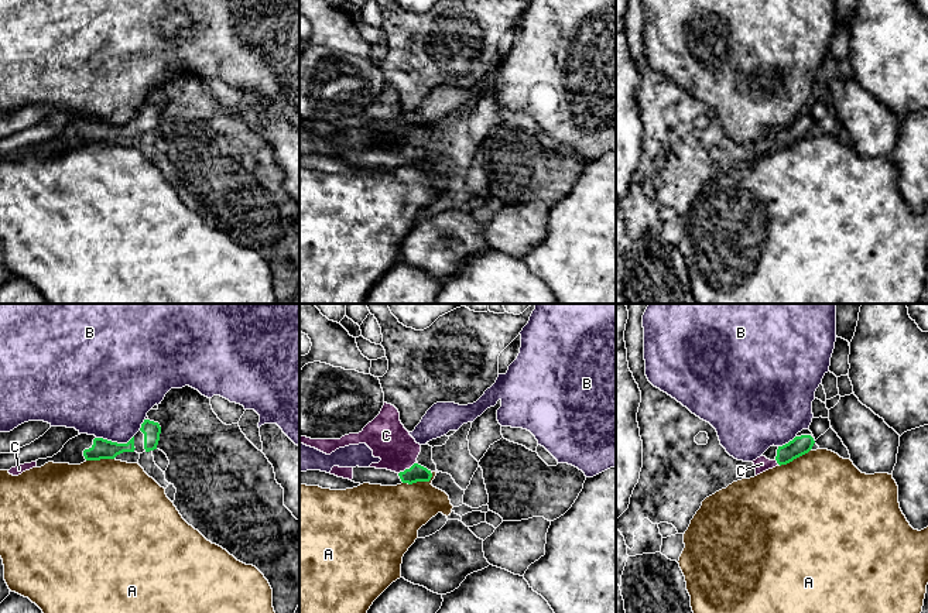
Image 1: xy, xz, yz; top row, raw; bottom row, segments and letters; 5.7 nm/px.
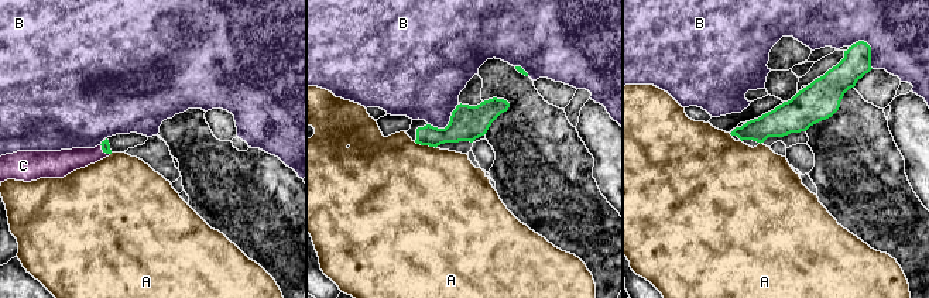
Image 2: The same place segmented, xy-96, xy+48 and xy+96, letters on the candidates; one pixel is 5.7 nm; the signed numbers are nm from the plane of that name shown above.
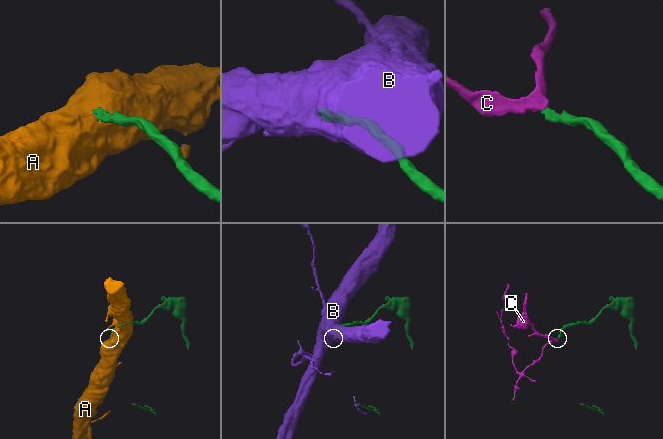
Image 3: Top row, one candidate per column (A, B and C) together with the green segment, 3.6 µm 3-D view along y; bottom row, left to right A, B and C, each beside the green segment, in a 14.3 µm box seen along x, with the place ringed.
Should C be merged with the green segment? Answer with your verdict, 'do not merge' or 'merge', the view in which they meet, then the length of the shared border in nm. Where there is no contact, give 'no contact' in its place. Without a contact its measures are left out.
merge; contact in xz; length 130 nm

